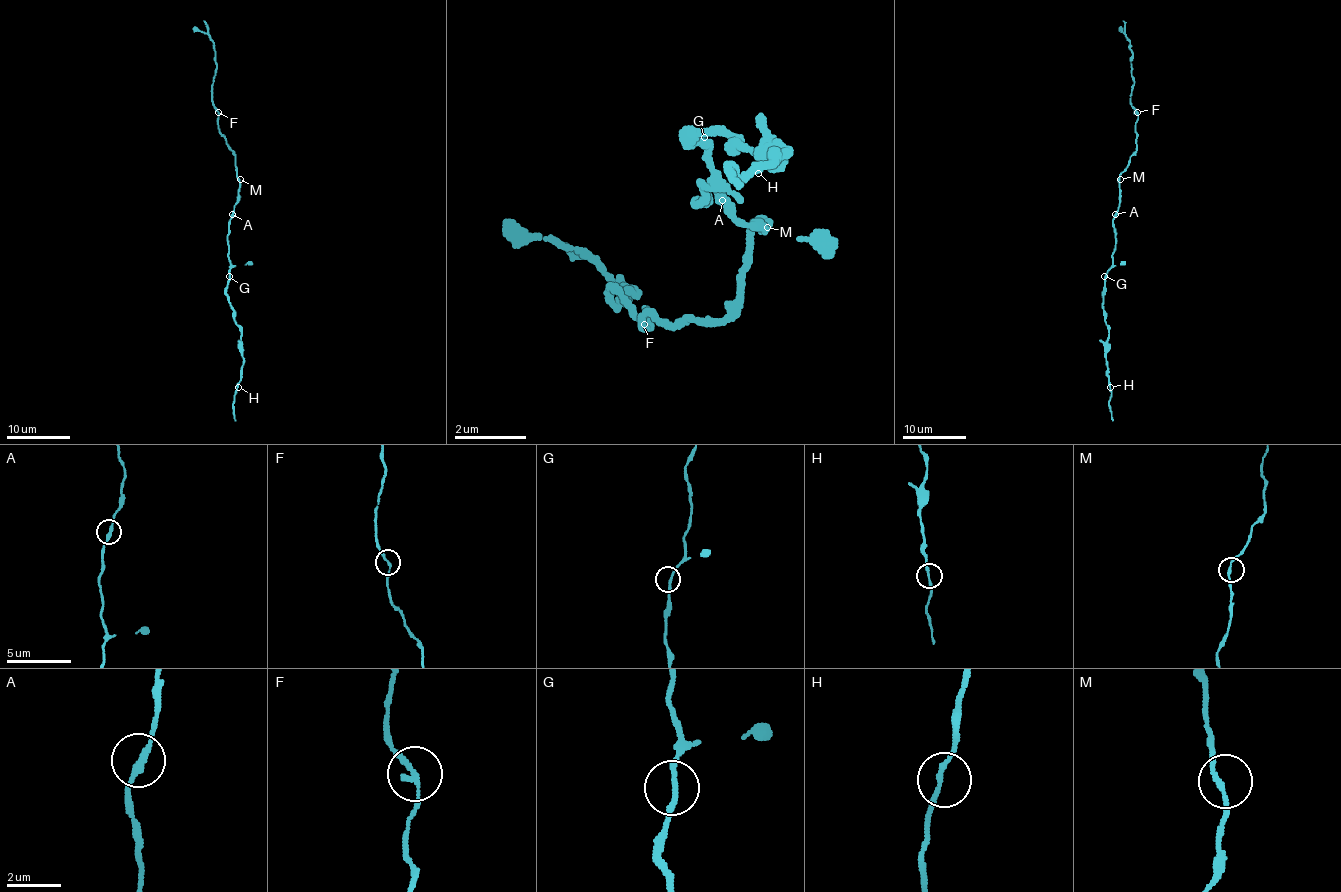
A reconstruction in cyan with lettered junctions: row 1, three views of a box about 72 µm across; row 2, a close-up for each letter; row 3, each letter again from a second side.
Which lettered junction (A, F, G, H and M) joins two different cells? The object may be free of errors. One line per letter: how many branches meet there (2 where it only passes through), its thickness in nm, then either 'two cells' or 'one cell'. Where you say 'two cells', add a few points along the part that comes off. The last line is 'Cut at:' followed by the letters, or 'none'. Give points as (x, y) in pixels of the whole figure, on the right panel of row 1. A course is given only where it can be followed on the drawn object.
A: 2 branches meet; 240 nm thick; one cell
F: 2 branches meet; 160 nm thick; one cell
G: 2 branches meet; 180 nm thick; one cell
H: 2 branches meet; 160 nm thick; one cell
M: 2 branches meet; 170 nm thick; one cell
Cut at: none

